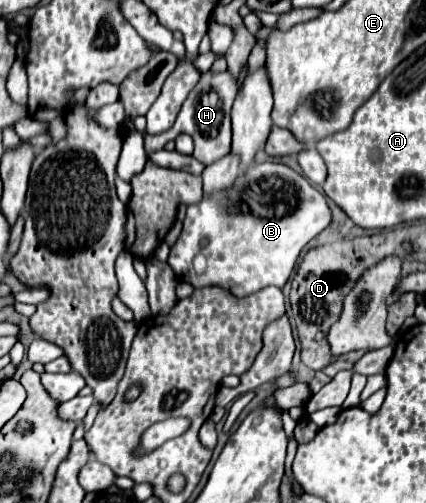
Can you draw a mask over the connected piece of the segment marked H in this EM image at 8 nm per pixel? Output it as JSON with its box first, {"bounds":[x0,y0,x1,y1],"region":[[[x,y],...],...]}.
{"bounds":[145,71,237,165],"region":[[[205,71],[201,73],[201,79],[197,81],[195,89],[187,95],[179,115],[177,115],[177,121],[175,125],[161,133],[161,135],[145,135],[145,151],[159,151],[165,147],[167,141],[173,141],[177,135],[181,133],[187,133],[193,137],[193,143],[195,143],[195,159],[203,165],[209,165],[209,163],[215,163],[217,159],[225,157],[229,151],[231,151],[231,105],[233,105],[233,99],[237,95],[237,79],[229,73],[229,71],[223,71],[223,73],[213,73],[213,71]]]}

